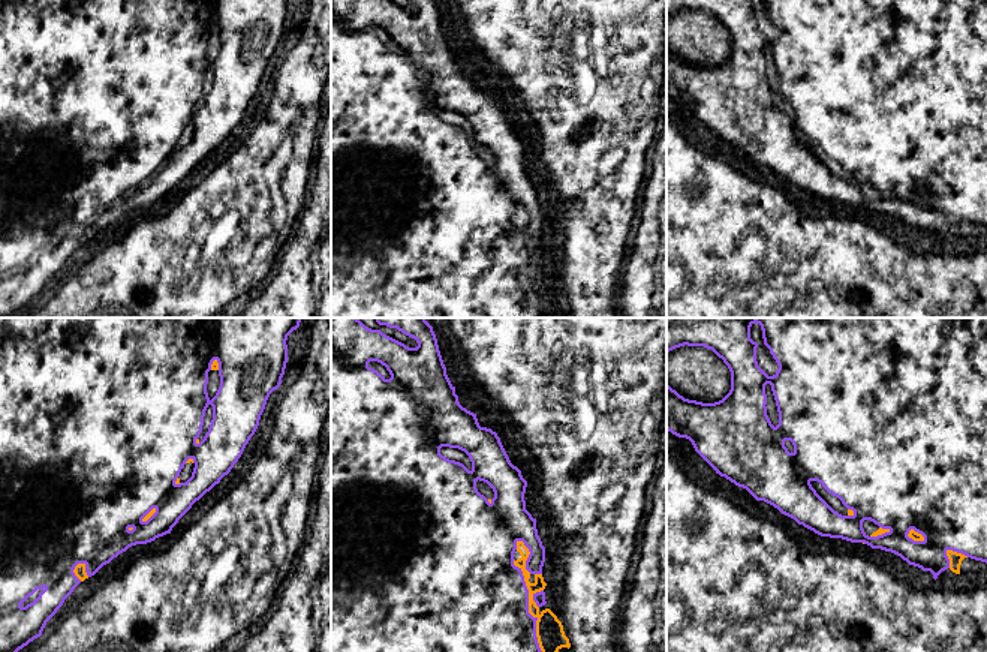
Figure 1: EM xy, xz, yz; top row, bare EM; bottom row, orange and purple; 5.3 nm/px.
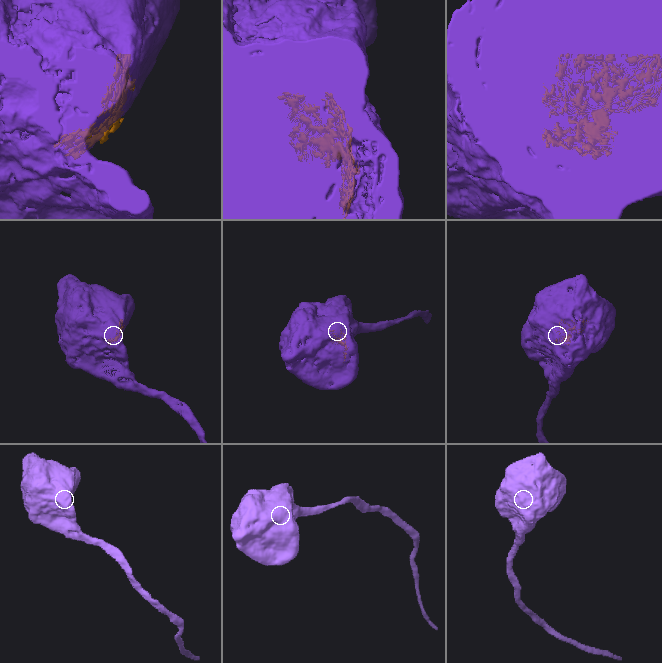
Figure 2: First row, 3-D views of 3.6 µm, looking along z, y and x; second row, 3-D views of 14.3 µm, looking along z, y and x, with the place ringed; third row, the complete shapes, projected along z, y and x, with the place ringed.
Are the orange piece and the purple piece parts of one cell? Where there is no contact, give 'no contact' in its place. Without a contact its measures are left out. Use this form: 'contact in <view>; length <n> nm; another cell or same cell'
contact in xz; length 550 nm; same cell

